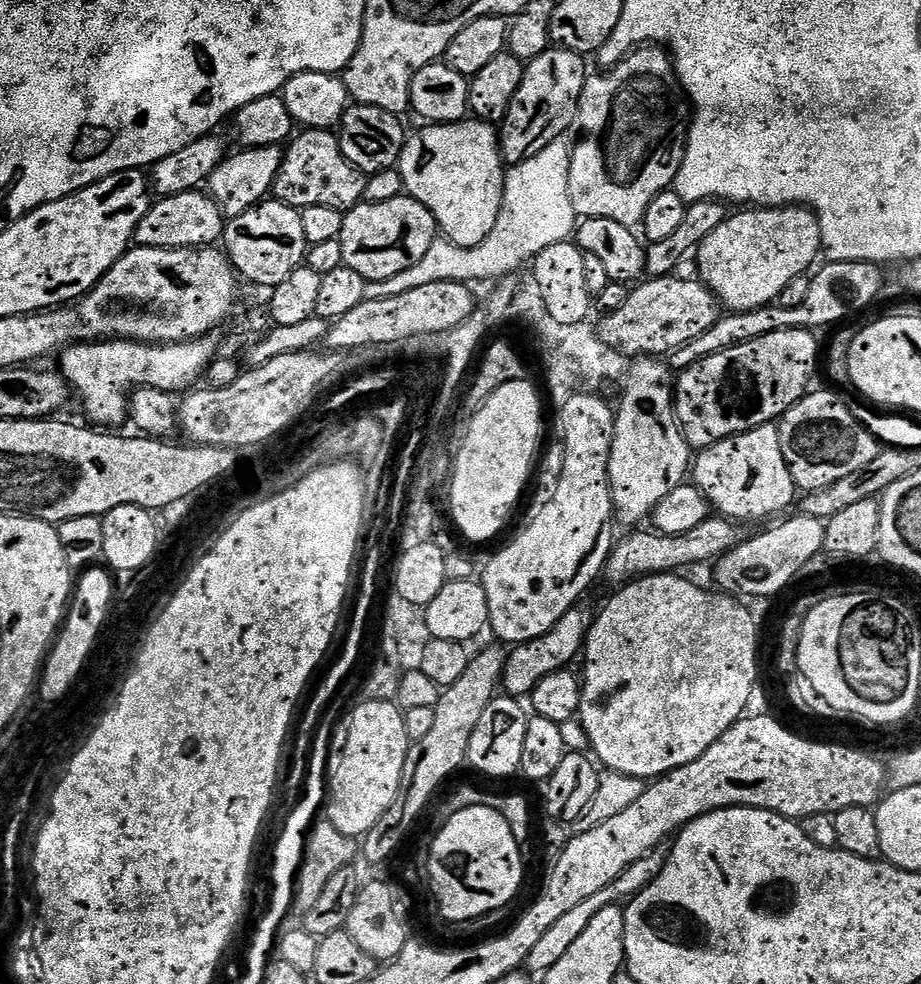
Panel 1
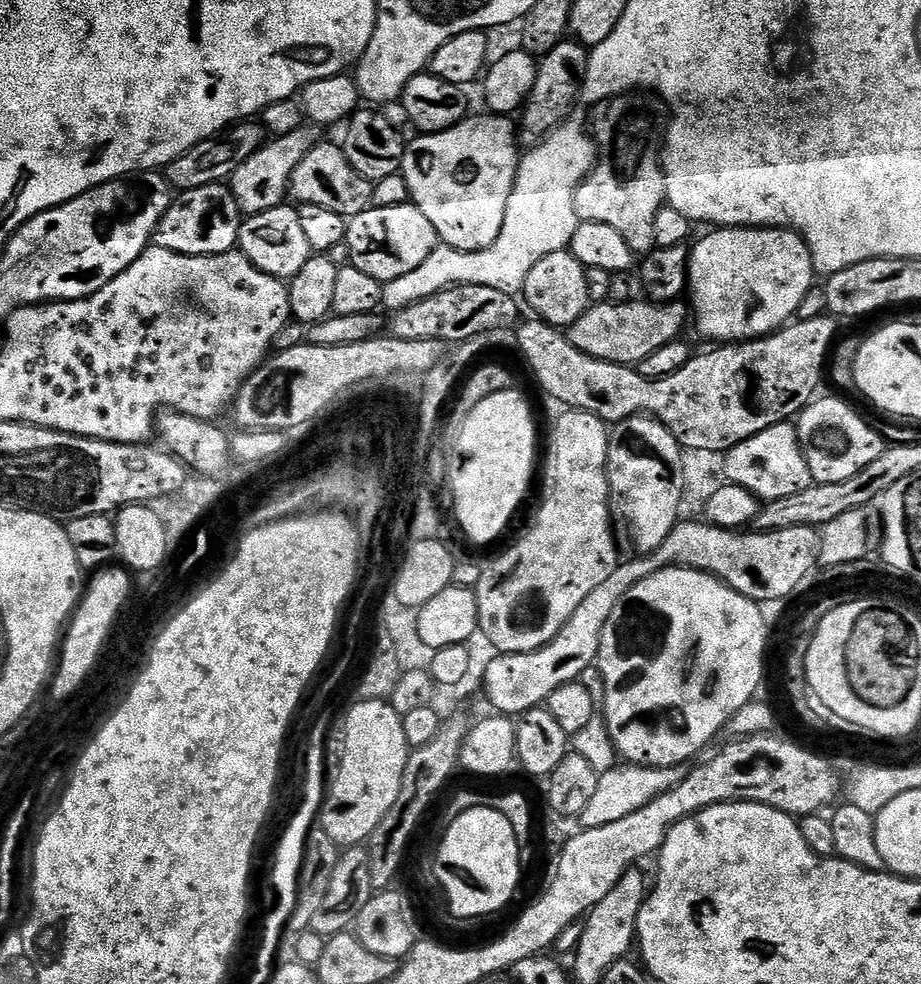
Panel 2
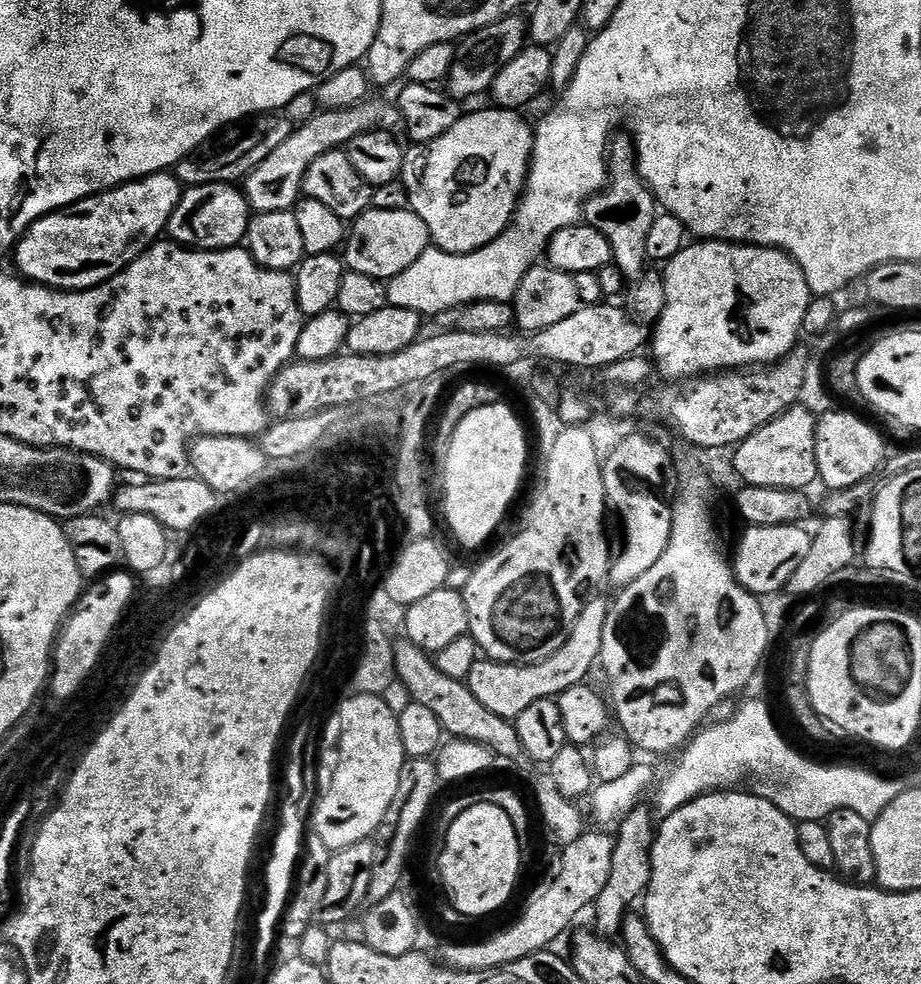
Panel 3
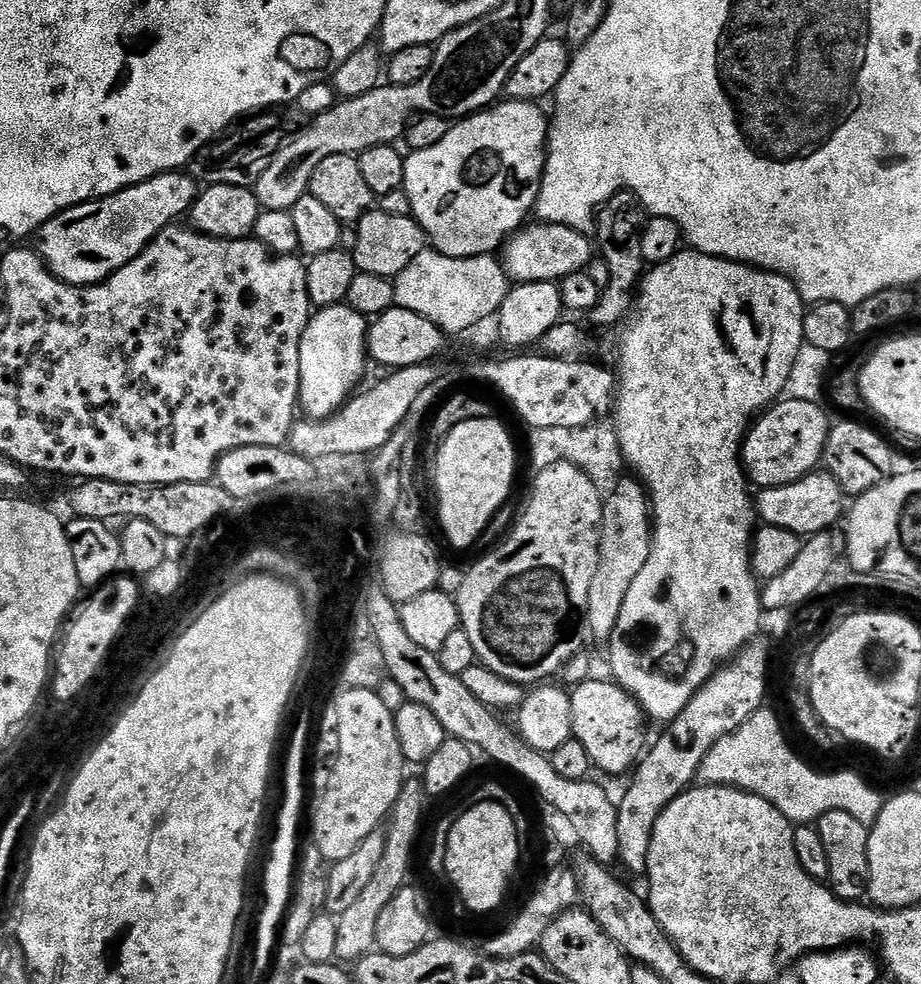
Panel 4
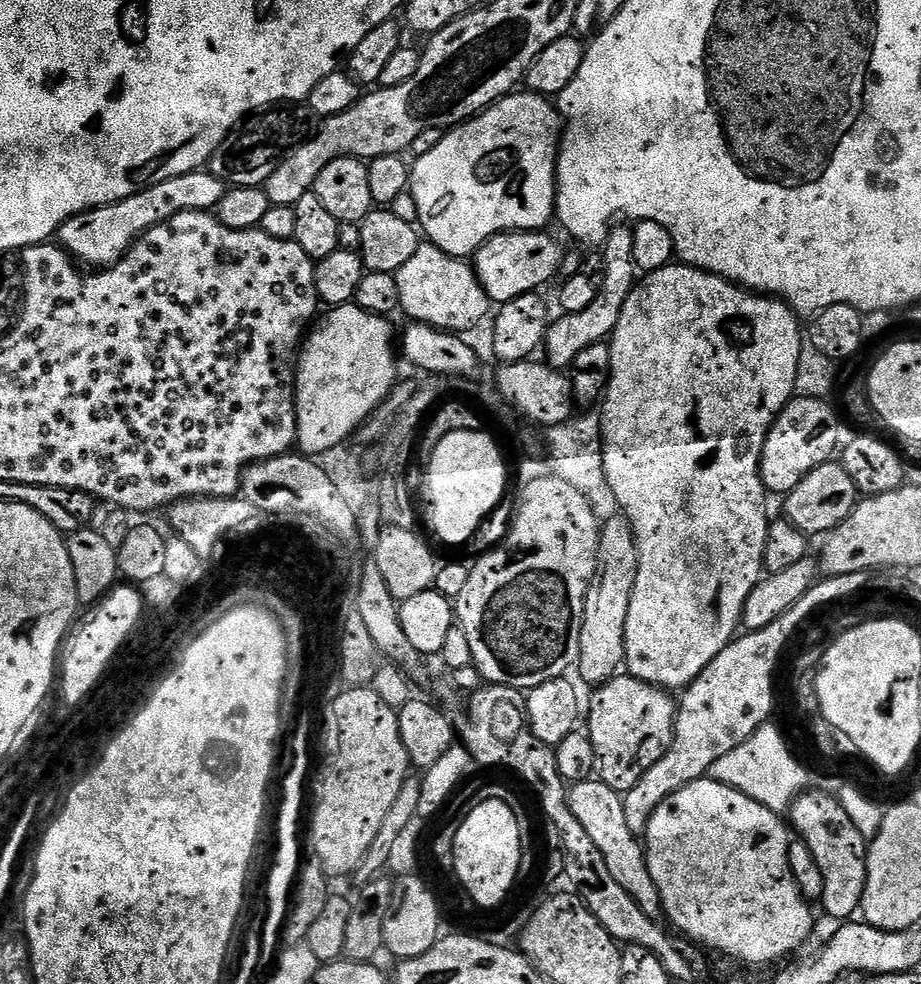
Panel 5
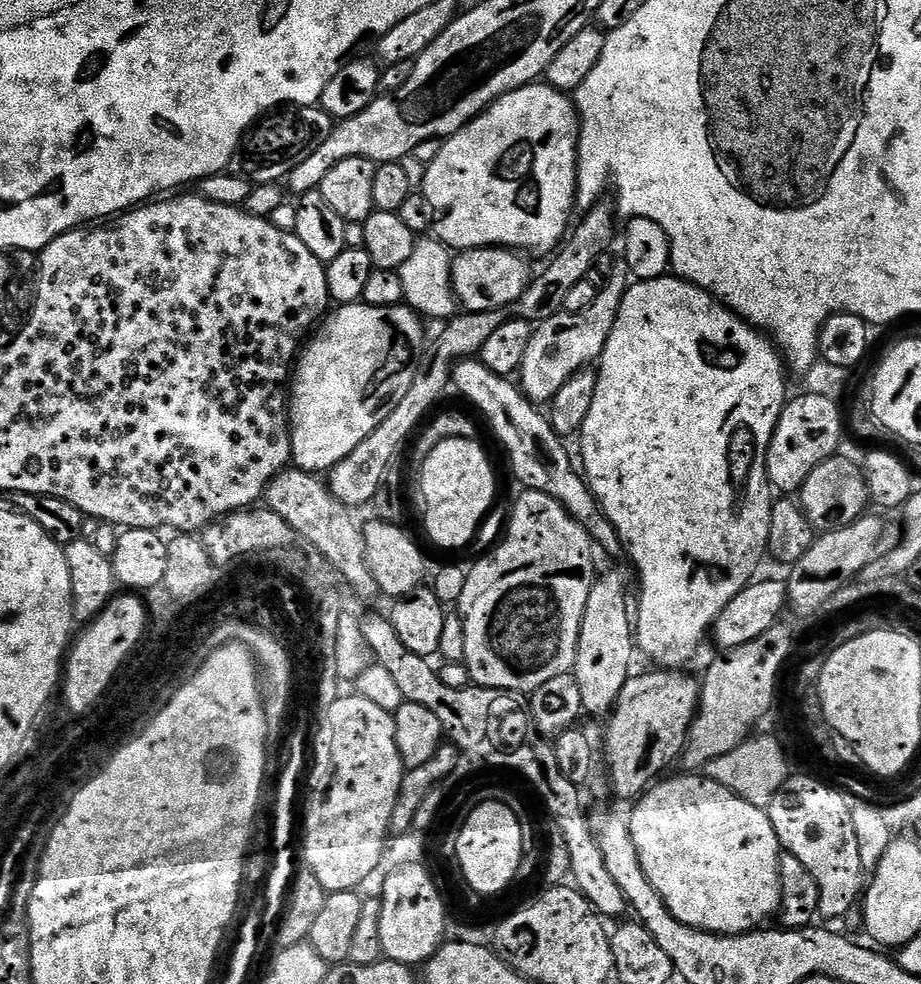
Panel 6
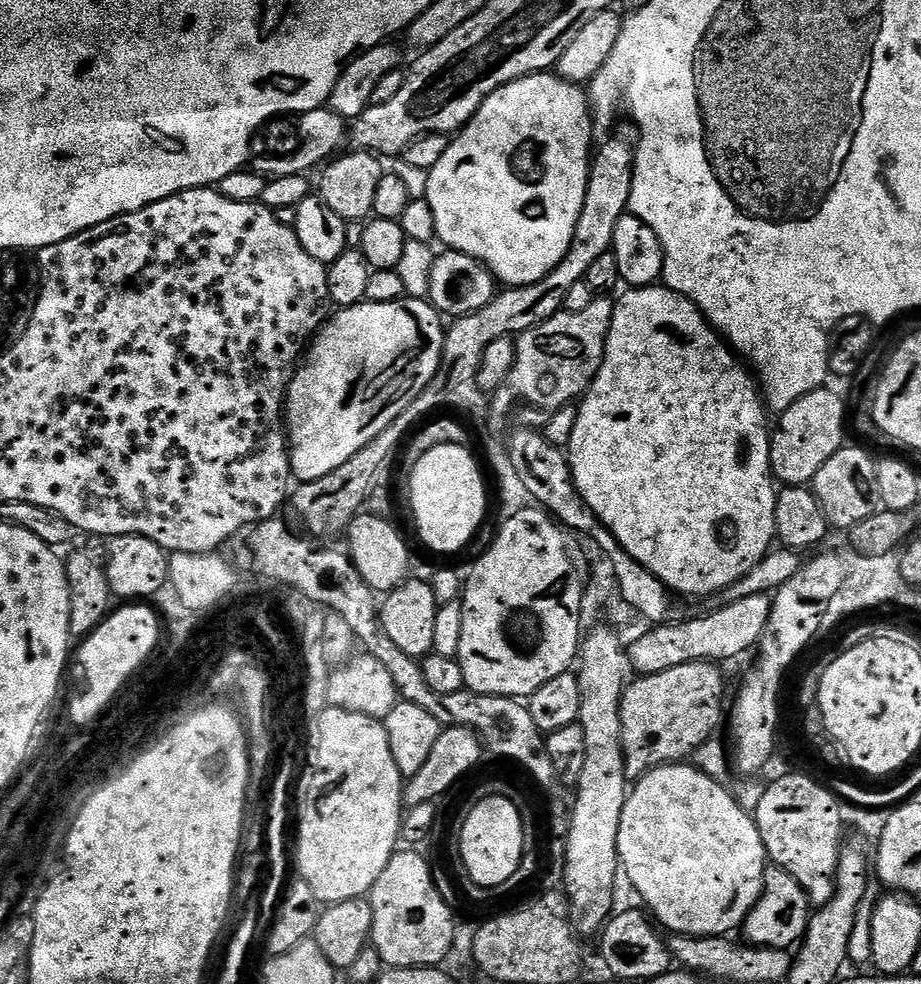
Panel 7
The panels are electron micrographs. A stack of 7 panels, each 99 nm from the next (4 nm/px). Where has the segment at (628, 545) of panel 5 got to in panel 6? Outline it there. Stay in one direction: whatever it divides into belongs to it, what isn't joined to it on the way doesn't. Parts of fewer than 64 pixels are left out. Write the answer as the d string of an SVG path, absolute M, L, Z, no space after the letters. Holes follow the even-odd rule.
M608 572L605 576L603 573L593 584L590 598L586 598L586 614L582 618L574 669L578 690L582 693L582 706L587 715L607 717L616 707L616 699L622 694L622 686L626 686L633 671L632 652L634 653L634 620L631 615L628 617L628 596L624 593L624 580L616 572Z

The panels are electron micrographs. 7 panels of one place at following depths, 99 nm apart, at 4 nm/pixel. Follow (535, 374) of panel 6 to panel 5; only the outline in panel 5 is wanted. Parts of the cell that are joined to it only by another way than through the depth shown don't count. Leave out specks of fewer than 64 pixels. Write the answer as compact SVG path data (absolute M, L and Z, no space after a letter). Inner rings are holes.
M627 223L624 224L618 225L617 228L609 227L607 229L602 245L602 255L606 261L606 267L602 273L604 281L602 279L599 281L594 302L590 302L590 306L586 310L582 310L578 314L561 315L559 317L561 320L553 319L548 325L548 335L544 337L542 348L545 353L548 351L547 363L557 370L567 369L574 362L574 358L578 358L578 354L582 354L582 350L586 350L586 346L599 344L611 337L612 331L618 326L622 306L626 306L626 298L638 283L638 269L634 262L634 234L632 228Z

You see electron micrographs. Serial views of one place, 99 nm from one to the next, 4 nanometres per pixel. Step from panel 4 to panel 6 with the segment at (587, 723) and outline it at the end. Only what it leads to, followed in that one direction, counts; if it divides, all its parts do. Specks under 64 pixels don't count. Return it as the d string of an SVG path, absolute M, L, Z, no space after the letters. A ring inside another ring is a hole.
M684 670L652 671L656 672L629 675L607 721L608 753L603 753L602 764L608 767L613 794L627 802L639 800L663 768L681 759L688 731L700 707L701 681L697 677L695 680L687 676Z

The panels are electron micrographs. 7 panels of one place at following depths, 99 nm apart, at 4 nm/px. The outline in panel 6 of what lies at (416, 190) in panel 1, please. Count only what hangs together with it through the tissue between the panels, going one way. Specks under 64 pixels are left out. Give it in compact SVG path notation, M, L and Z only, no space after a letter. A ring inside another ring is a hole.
M546 82L528 84L524 88L514 90L510 94L495 100L481 116L475 116L462 131L447 137L441 143L436 157L423 169L424 185L422 185L422 191L430 202L430 206L434 206L436 211L436 223L434 225L435 239L452 250L463 250L466 248L511 248L519 250L524 254L548 251L548 253L551 253L565 239L566 233L570 228L568 219L572 216L572 208L575 209L577 207L576 169L578 165L576 163L576 151L578 150L579 137L580 118L575 103L565 93L559 92L557 88L552 88Z

